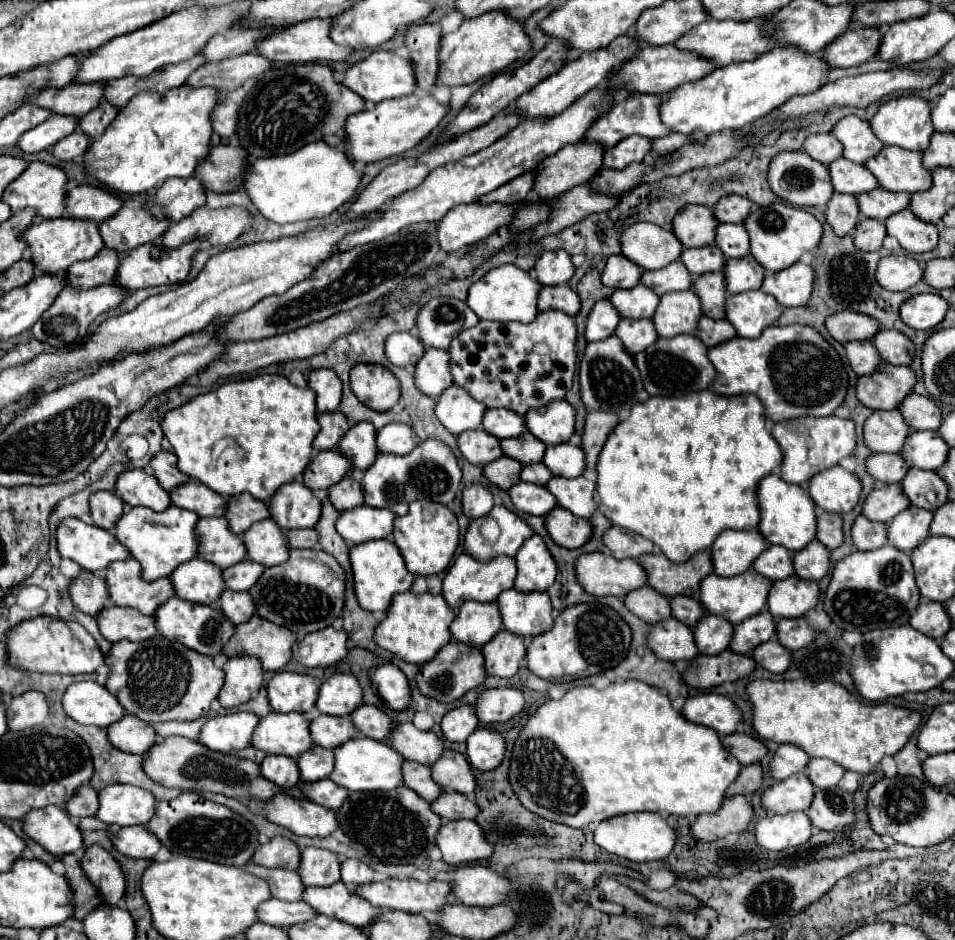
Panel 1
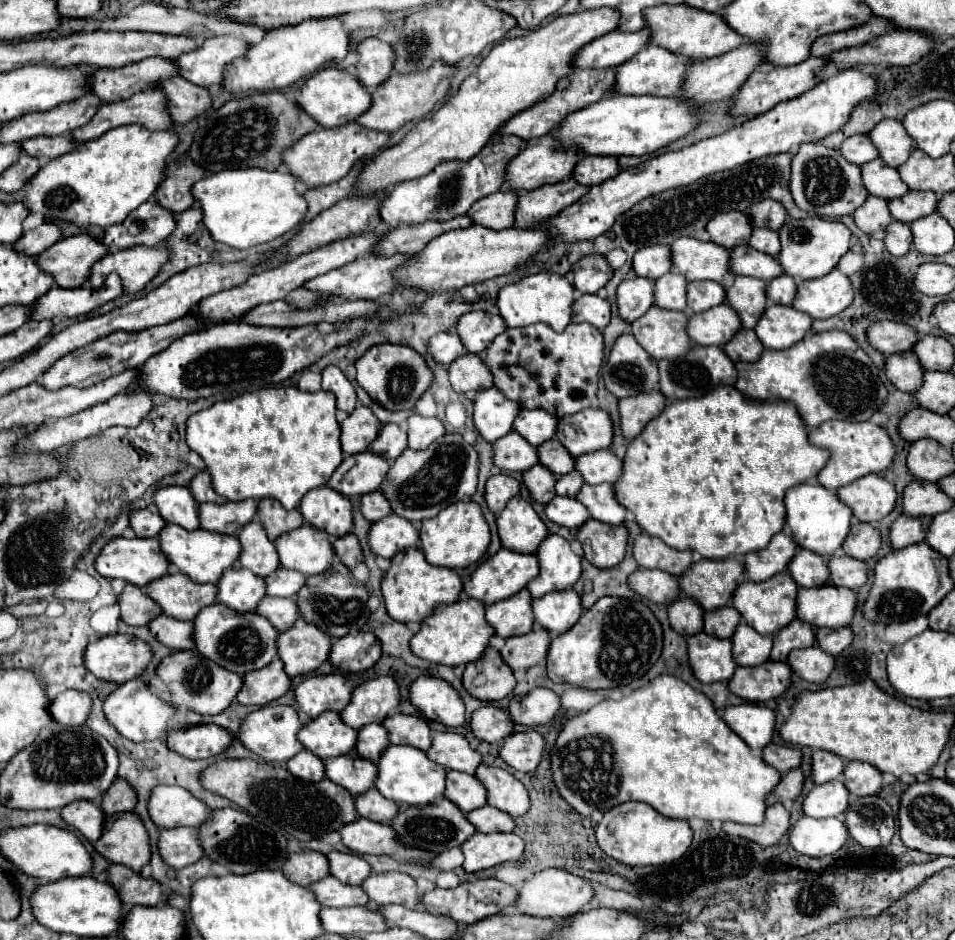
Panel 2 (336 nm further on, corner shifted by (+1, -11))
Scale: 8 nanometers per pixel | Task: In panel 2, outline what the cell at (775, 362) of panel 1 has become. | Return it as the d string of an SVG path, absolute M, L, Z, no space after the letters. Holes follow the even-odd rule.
M844 331L808 333L802 341L784 351L768 351L756 363L736 363L738 381L734 387L750 399L792 401L806 427L816 427L830 419L868 421L884 399L886 387L872 359Z

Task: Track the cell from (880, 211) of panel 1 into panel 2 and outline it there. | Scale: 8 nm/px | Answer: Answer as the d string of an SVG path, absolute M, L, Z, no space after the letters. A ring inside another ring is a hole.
M908 191L904 197L888 201L888 209L894 221L912 223L936 211L938 197L932 191Z

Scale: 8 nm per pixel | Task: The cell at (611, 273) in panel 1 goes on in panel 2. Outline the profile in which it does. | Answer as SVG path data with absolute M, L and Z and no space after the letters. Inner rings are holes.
M650 245L638 249L632 261L632 269L638 277L646 277L656 281L664 273L670 271L670 249L666 245Z

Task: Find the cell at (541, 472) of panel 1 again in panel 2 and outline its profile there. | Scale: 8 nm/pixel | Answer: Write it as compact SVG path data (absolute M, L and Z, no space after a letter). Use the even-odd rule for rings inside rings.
M576 471L566 473L566 475L558 477L558 481L556 481L556 493L562 495L562 497L576 497L578 489L582 487L582 483L584 481L582 481L580 473L576 473Z

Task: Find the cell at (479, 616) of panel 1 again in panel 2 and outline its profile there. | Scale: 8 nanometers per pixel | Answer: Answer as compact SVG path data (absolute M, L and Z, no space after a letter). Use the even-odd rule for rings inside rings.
M522 589L506 601L498 601L486 607L486 621L492 625L494 633L502 639L524 635L532 629L532 597L528 589Z

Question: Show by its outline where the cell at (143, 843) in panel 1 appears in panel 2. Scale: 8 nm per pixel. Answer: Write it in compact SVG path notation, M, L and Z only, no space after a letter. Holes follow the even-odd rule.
M176 827L176 829L160 829L158 837L158 853L166 865L172 869L182 869L186 865L196 863L204 851L198 843L196 827Z

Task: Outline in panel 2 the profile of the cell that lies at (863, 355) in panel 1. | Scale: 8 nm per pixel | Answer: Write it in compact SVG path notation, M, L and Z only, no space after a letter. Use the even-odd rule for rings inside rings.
M912 351L888 355L884 361L884 369L890 383L900 391L914 393L922 385L924 369Z

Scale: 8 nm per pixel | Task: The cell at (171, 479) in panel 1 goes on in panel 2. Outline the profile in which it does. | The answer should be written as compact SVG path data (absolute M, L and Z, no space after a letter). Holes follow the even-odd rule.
M200 471L192 481L190 481L190 493L198 503L206 503L206 501L214 501L214 503L222 503L226 499L222 499L220 495L214 493L212 483L210 483L210 475L206 471Z

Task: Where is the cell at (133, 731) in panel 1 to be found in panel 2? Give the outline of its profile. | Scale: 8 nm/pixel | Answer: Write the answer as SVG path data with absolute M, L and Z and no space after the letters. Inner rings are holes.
M194 725L170 731L166 745L190 759L208 759L220 755L232 741L226 729L218 725Z

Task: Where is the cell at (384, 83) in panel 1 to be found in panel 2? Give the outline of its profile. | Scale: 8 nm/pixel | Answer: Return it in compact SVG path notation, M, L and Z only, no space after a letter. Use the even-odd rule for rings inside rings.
M328 67L318 71L306 81L306 85L302 87L302 93L296 97L296 103L310 117L314 117L322 127L340 127L350 121L356 121L362 113L366 113L366 109L372 105L372 95L348 71L338 67Z

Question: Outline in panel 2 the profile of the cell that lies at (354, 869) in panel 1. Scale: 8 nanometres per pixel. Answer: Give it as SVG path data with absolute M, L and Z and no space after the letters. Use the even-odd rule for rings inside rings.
M394 871L372 873L366 881L362 881L362 889L366 889L366 895L378 907L390 903L398 903L408 909L420 907L416 881L406 873L394 873Z

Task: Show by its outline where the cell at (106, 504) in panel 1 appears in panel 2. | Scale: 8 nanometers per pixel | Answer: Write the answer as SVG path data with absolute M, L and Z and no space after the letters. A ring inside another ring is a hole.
M152 509L130 511L128 519L130 519L130 529L136 533L136 537L156 537L160 529L166 525L164 519Z

